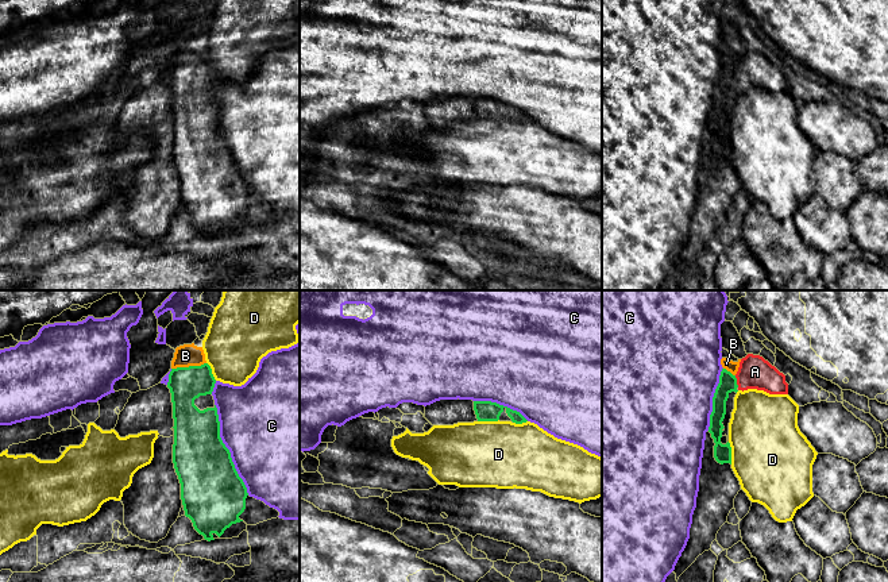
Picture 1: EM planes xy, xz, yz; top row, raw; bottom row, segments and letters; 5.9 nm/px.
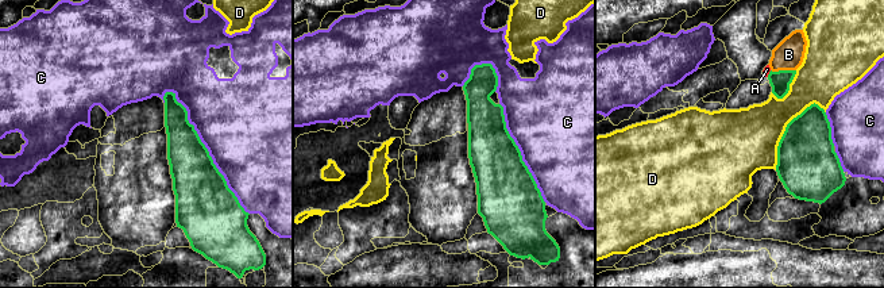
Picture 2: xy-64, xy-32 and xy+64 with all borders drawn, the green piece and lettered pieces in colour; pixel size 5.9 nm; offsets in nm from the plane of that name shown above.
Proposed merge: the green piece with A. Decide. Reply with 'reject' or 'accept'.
reject

